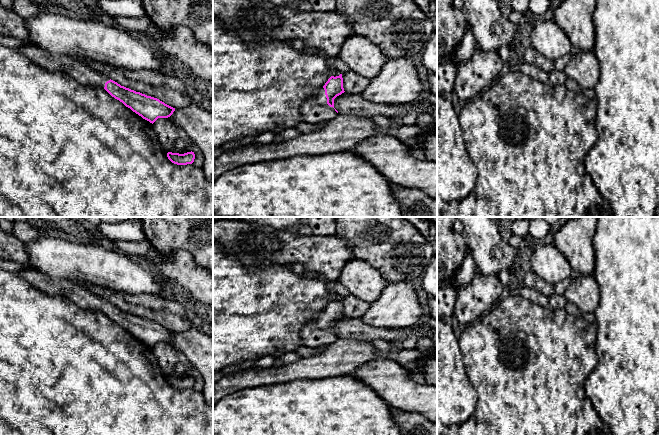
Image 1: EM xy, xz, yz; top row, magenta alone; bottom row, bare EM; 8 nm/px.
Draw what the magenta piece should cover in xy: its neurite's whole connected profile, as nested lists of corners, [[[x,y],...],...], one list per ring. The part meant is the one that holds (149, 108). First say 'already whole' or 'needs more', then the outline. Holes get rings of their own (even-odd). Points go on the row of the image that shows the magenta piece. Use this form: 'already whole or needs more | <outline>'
needs more | [[[28,42],[19,51],[47,71],[65,71],[74,76],[83,85],[99,85],[112,97],[152,124],[158,118],[170,117],[175,111],[175,108],[157,98],[121,86],[102,73],[83,64],[75,57],[64,54],[52,54]]]

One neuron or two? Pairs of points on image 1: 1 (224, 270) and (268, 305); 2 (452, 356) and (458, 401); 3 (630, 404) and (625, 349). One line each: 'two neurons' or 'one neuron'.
1: one neuron
2: one neuron
3: one neuron

